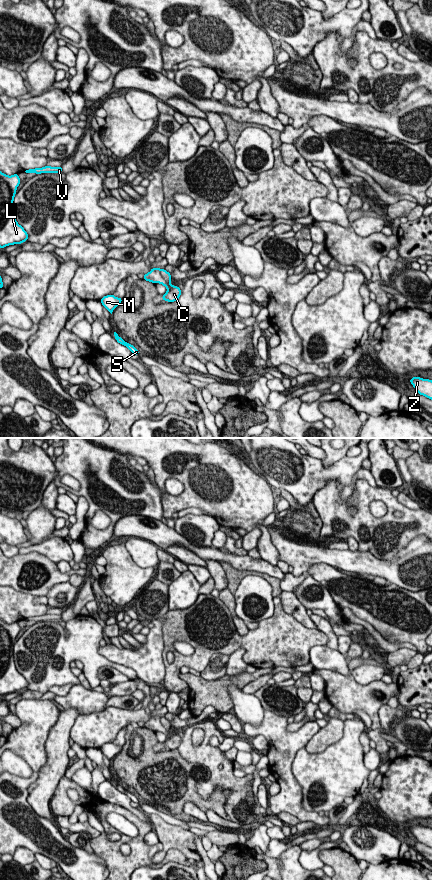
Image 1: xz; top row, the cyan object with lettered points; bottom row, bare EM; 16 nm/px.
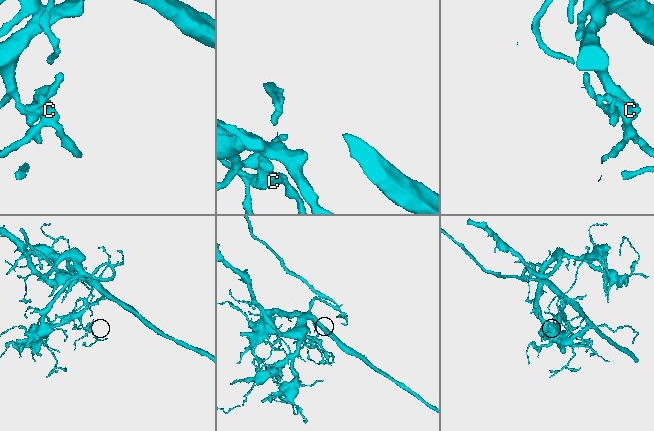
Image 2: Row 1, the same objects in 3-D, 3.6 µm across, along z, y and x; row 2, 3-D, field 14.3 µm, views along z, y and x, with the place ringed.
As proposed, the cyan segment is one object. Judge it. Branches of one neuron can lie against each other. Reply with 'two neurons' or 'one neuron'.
two neurons

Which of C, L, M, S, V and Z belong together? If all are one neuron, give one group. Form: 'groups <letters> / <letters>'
groups C / L M S V Z

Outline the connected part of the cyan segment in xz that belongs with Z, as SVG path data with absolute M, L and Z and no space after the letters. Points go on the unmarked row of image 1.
M413 825L410 827L411 832L418 842L423 843L432 848L432 828Z

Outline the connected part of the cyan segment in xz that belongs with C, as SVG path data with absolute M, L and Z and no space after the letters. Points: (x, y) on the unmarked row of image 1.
M161 717L161 724L170 734L170 736L167 737L167 740L162 744L162 748L166 748L168 750L178 749L181 743L181 737L177 734L170 732L170 729L172 728L171 723L165 717Z

